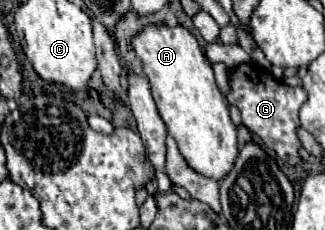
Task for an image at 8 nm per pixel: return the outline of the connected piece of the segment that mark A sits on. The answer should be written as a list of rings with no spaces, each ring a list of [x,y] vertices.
[[[148,26],[132,40],[136,54],[142,58],[142,72],[152,84],[152,96],[158,112],[174,136],[180,154],[188,166],[212,180],[222,180],[238,156],[236,126],[228,114],[228,100],[218,90],[210,62],[202,46],[184,26]]]

